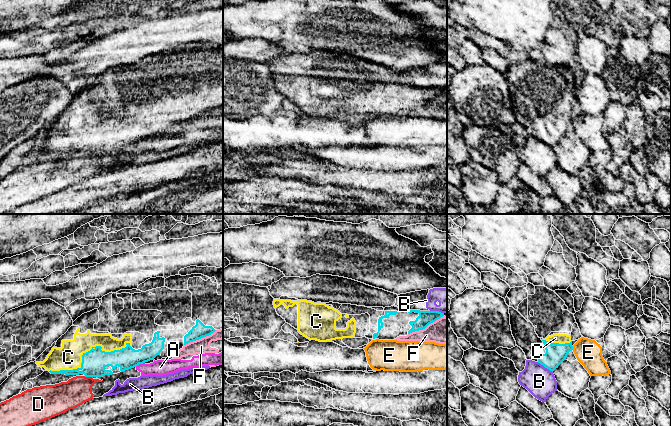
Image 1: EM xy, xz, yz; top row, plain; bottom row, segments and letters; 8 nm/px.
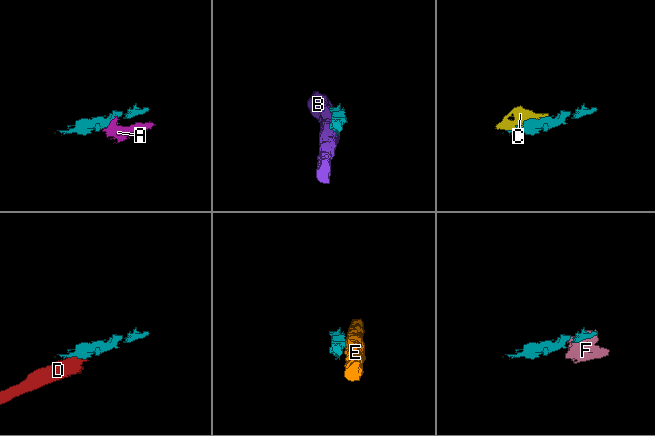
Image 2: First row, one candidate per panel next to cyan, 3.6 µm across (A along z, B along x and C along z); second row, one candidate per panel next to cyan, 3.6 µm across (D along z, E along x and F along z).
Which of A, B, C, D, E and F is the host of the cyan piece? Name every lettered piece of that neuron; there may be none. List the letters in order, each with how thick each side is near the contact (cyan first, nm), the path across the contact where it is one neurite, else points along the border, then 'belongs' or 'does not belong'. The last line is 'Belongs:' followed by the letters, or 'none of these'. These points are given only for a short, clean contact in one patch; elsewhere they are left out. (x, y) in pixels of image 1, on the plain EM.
A: calibres 180 and 130 nm; border xy (144, 138), (135, 142); does not belong
B: calibres 170 and 240 nm; does not belong
C: calibres 190 and 200 nm; belongs
D: calibres 190 and 220 nm; border xy (84, 152), (92, 154); does not belong
E: calibres 170 and 220 nm; border yz (572, 122), (573, 125); does not belong
F: calibres 120 and 220 nm; border xz (443, 91), (424, 104), (408, 110); does not belong
Belongs: C

